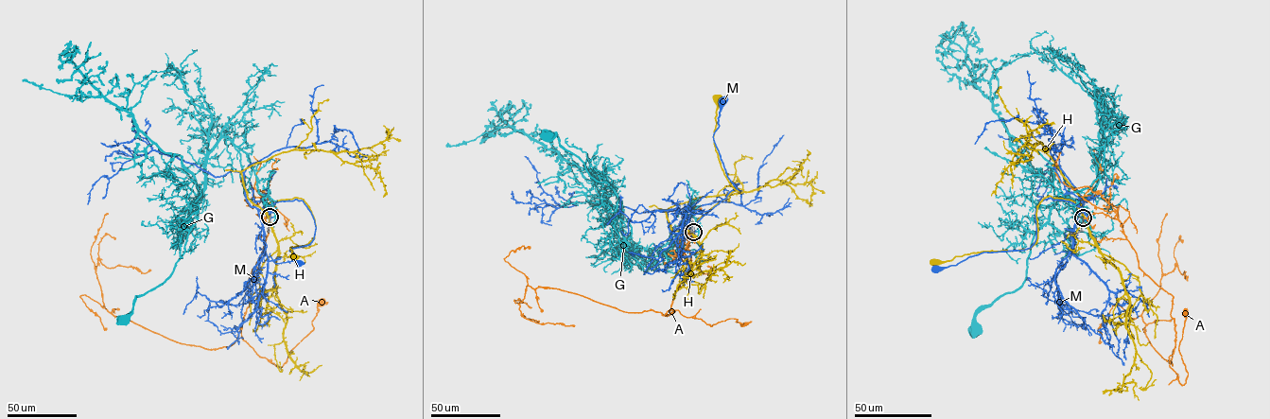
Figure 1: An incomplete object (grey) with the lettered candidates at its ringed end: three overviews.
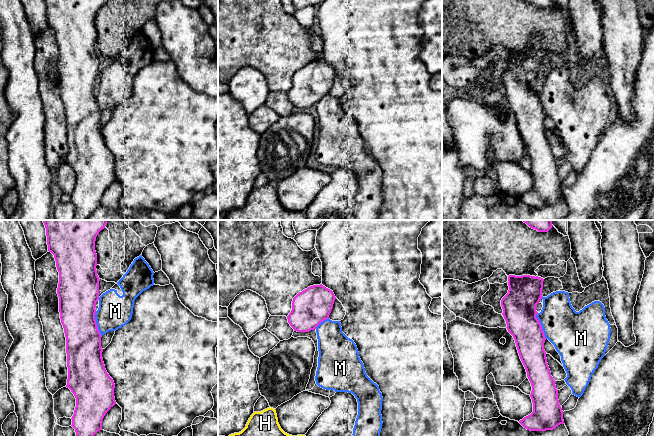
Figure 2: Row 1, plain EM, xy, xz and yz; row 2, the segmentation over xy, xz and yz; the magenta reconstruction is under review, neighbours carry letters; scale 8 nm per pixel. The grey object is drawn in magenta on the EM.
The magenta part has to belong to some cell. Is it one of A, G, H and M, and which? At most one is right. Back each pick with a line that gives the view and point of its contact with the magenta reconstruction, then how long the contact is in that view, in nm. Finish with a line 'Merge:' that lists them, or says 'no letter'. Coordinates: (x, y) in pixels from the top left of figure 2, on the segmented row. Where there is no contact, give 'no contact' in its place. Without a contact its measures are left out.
G: no contact
Merge: G

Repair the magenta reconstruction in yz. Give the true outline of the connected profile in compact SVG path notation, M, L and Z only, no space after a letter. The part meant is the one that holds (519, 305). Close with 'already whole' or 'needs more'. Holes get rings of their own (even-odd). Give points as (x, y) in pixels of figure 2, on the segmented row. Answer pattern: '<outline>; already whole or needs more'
M508 276L508 293L501 306L508 332L513 336L531 383L533 412L519 423L530 431L553 430L564 424L556 381L551 376L544 350L545 335L536 318L544 279L538 276Z; already whole

